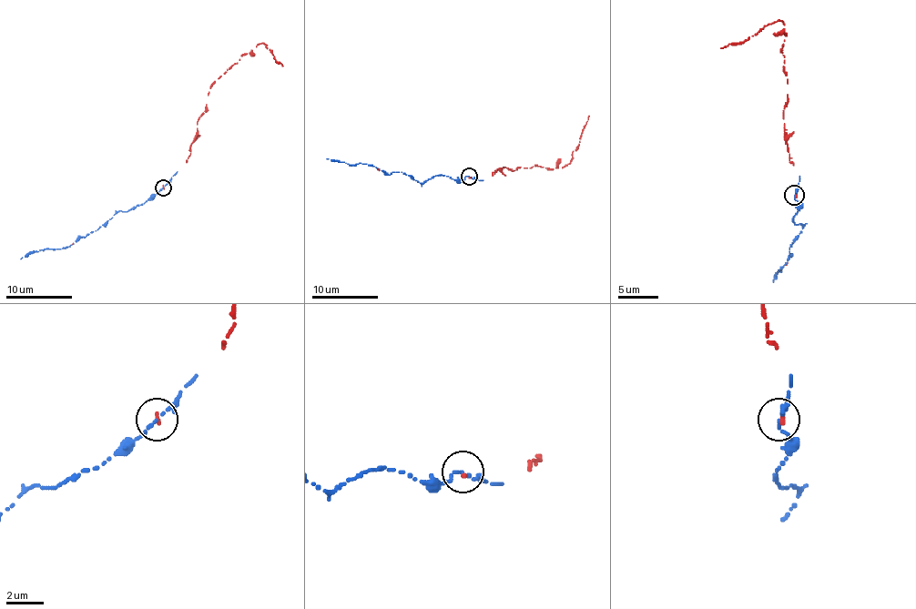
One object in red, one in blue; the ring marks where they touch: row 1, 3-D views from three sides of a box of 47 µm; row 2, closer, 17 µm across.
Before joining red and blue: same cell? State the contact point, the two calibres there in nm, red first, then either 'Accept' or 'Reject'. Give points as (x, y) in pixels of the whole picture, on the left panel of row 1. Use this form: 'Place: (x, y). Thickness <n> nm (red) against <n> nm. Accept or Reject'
Place: (163, 187). Thickness 200 nm (red) against 140 nm. Accept

